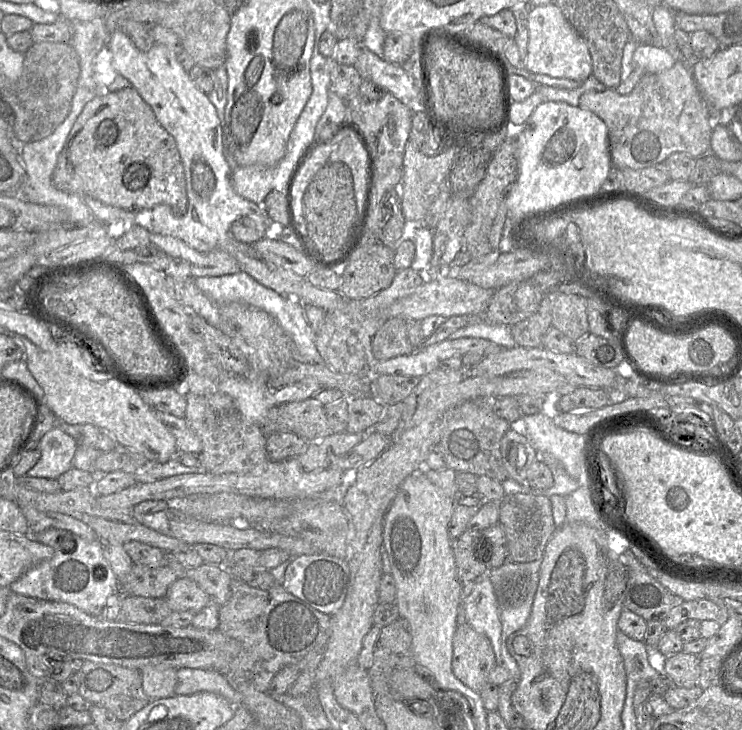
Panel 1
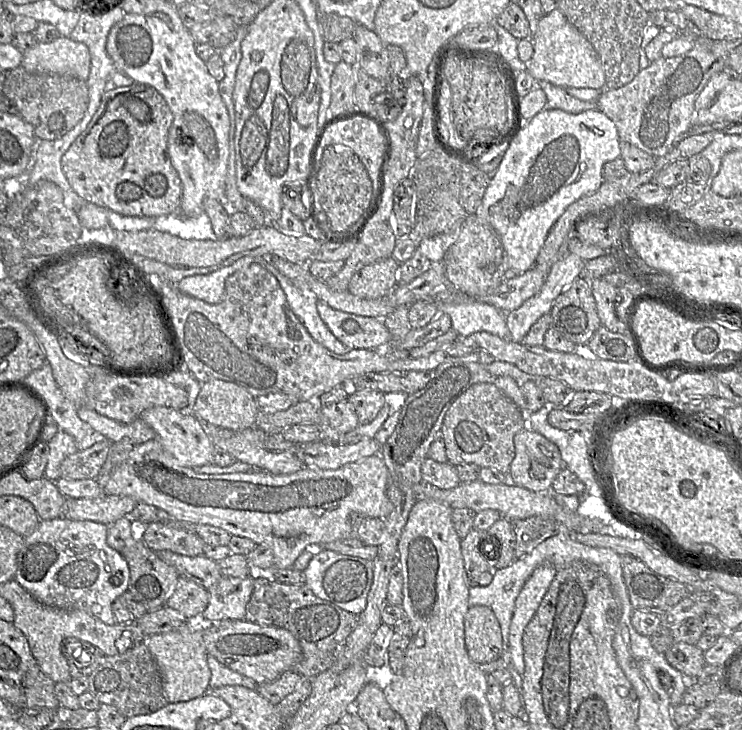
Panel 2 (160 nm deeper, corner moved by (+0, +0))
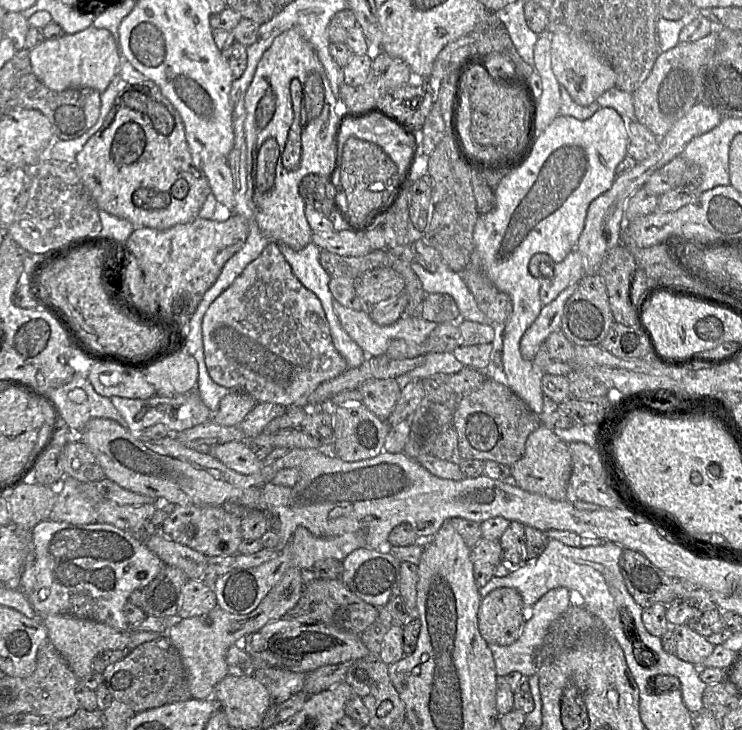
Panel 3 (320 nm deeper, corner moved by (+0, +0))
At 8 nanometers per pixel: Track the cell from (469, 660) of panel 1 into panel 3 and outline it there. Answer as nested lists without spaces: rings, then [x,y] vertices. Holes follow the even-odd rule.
[[[497,588],[480,603],[478,629],[489,646],[514,643],[520,636],[524,622],[523,601],[514,588]]]

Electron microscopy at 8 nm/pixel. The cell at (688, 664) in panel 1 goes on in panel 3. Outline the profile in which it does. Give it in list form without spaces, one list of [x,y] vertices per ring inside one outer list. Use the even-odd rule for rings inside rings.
[[[686,624],[671,626],[676,639],[675,655],[695,666],[701,666],[703,661],[713,652],[714,645],[706,637],[694,632]]]

